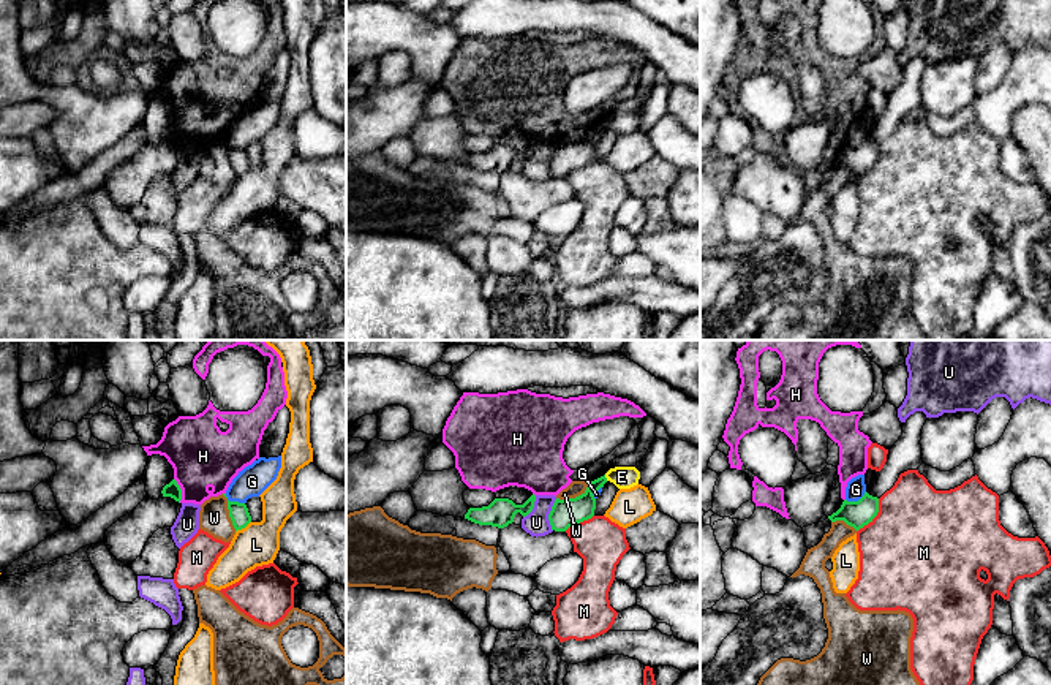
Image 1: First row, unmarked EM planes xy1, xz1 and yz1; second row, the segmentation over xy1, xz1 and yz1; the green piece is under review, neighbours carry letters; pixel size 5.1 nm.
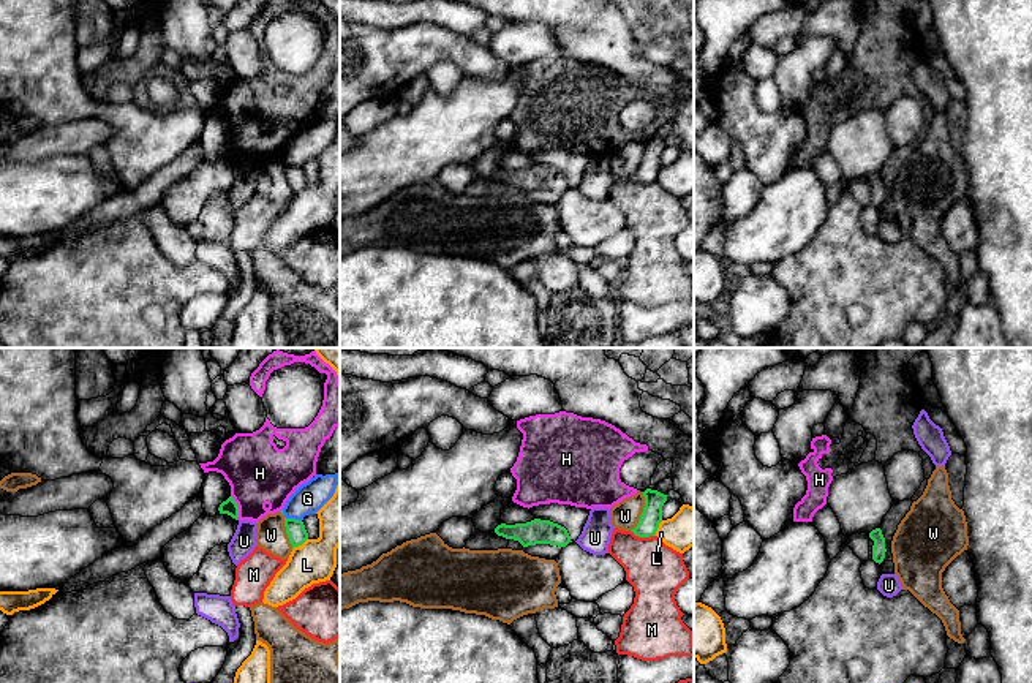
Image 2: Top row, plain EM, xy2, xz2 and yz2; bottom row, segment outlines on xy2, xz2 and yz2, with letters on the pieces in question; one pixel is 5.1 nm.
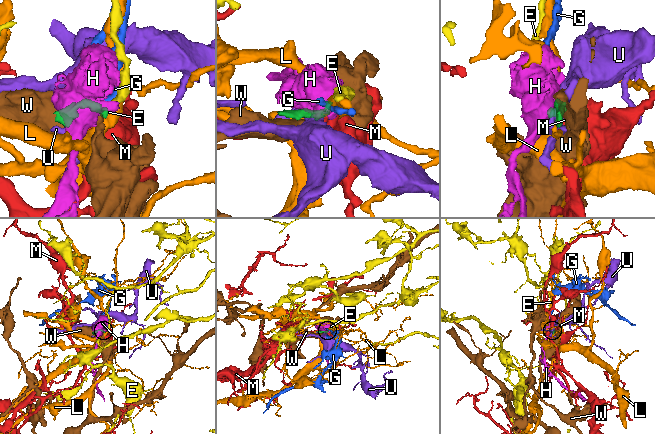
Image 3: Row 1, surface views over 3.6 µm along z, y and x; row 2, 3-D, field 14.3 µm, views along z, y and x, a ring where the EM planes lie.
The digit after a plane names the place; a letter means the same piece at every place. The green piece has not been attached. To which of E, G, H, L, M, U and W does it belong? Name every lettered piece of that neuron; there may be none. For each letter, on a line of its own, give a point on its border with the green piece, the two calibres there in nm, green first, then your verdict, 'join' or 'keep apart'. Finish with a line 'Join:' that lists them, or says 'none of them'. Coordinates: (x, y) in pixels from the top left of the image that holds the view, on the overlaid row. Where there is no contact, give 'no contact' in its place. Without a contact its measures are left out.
E: xz1 (606, 478) | 130/110 nm | keep apart
G: xy1 (234, 502) | 100/160 nm | keep apart
H: xy1 (180, 491) | 80/320 nm | keep apart
L: xy1 (242, 527) | 100/220 nm | keep apart
M: yz1 (874, 516) | 140/500 nm | keep apart
U: xz1 (549, 514) | 140/120 nm | keep apart
W: xz2 (642, 513) | 110/150 nm | keep apart
Join: none of them

